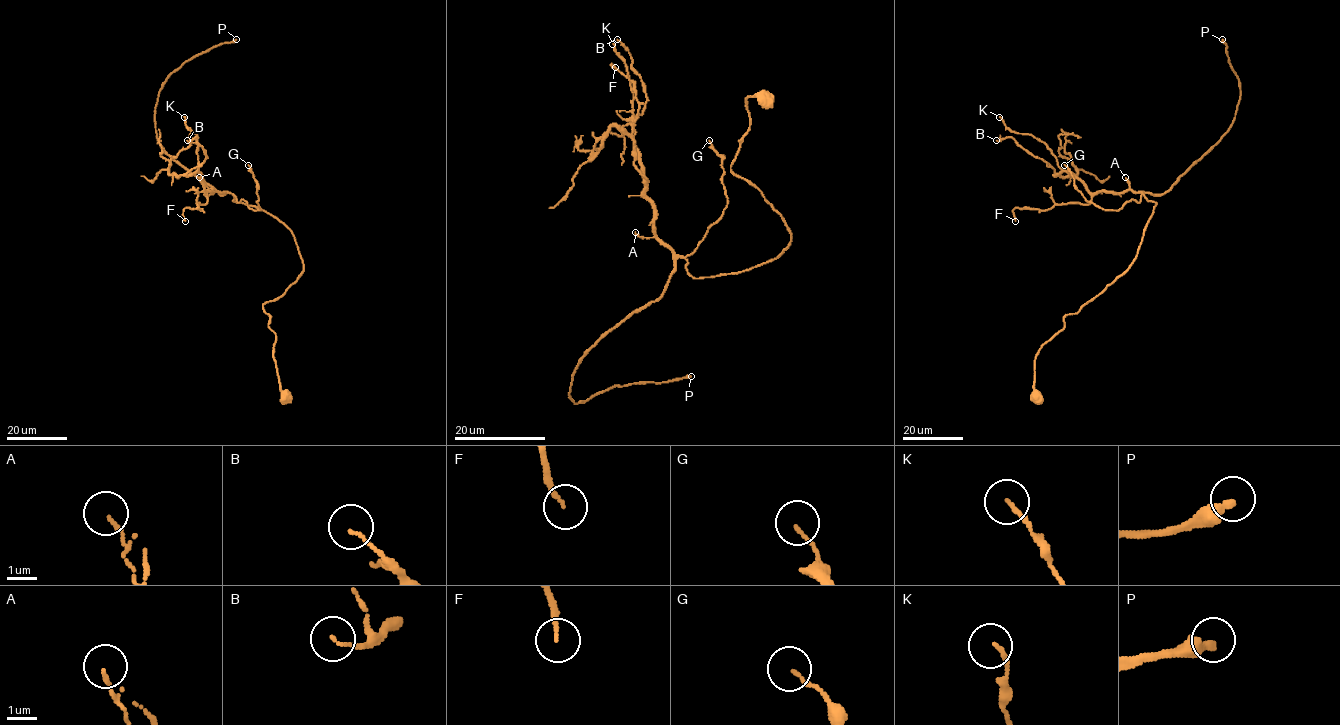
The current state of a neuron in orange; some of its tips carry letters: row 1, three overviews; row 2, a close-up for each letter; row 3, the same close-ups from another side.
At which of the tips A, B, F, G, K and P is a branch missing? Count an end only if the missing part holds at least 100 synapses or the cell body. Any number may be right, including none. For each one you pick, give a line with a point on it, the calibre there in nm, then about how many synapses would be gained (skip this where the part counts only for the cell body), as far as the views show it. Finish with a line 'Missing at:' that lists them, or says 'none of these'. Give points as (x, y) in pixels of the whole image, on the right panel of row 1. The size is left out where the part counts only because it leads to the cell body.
P: at (1222, 39); 400 nm thick; about 140 synapses
Missing at: P

